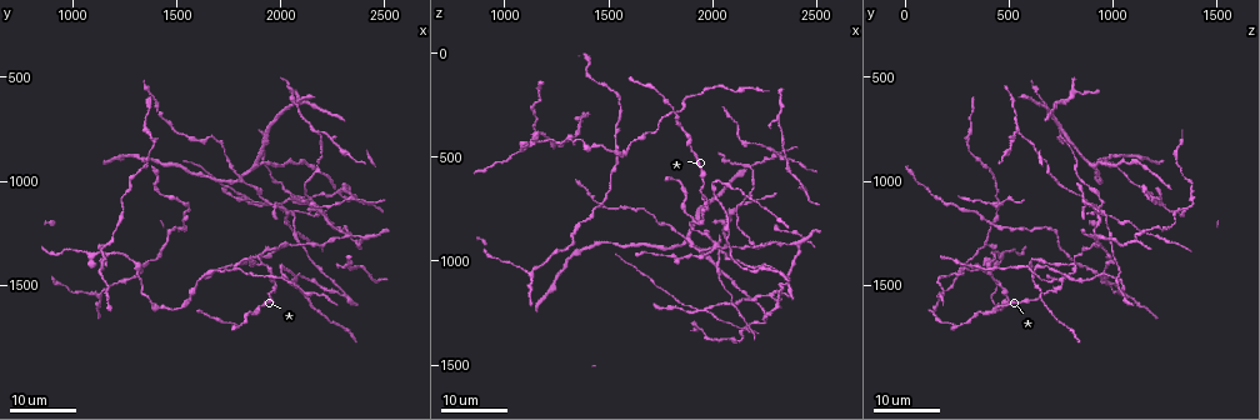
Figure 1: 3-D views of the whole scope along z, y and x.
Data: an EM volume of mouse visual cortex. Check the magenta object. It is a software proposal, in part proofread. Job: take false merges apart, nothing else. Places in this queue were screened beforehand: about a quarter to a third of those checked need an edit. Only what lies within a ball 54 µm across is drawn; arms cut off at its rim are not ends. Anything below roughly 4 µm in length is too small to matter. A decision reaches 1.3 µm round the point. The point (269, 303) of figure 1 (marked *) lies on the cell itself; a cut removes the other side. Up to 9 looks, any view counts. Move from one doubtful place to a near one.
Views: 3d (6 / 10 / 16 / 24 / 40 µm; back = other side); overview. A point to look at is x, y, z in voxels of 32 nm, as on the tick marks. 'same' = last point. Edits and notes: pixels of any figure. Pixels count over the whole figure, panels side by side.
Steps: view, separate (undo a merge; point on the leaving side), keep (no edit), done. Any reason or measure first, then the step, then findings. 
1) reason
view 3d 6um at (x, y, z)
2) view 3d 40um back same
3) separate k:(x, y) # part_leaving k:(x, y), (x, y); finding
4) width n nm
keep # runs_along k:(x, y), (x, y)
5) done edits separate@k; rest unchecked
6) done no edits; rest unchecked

view 3d 24um at (1850, 1450, 270)

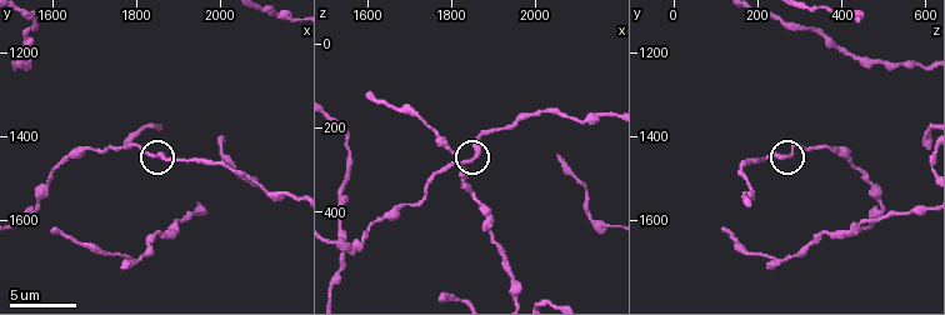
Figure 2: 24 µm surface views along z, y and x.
zoom in
view 3d 10um at (1860, 1445, 265)

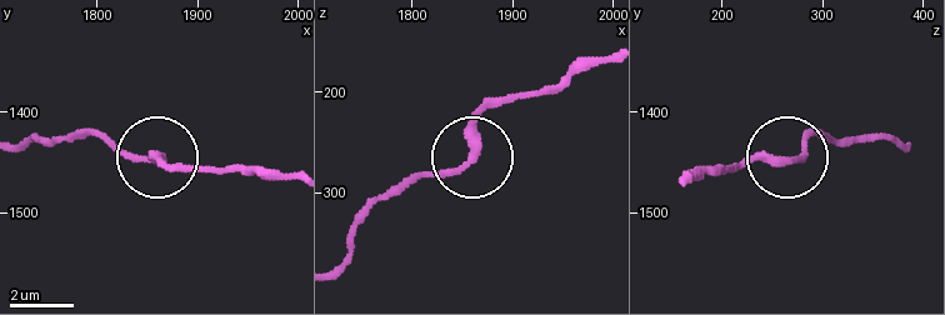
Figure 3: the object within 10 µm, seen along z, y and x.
keep # continuous, no second cell

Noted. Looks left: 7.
small branch off a trunk
view 3d 16um at (1900, 1390, 810)

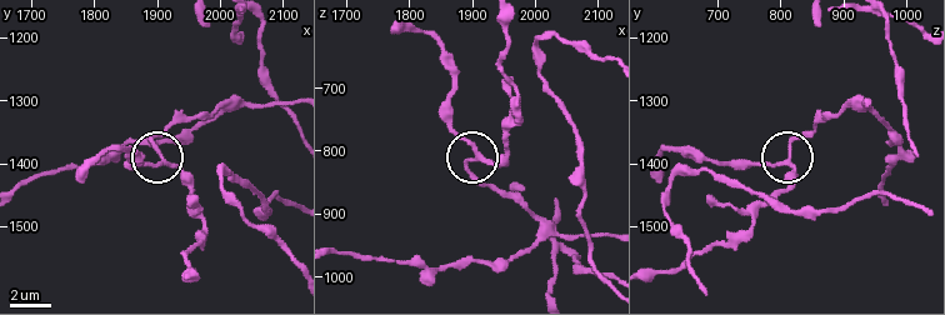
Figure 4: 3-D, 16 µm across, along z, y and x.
closer look
view 3d 10um at (1910, 1400, 805)

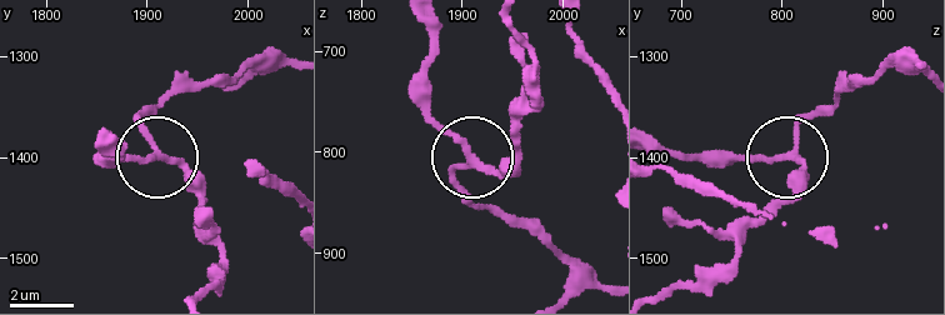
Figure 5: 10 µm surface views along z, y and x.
keep # all the same cell

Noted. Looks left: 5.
three-way junction
view 3d 24um at (2070, 1280, 990)

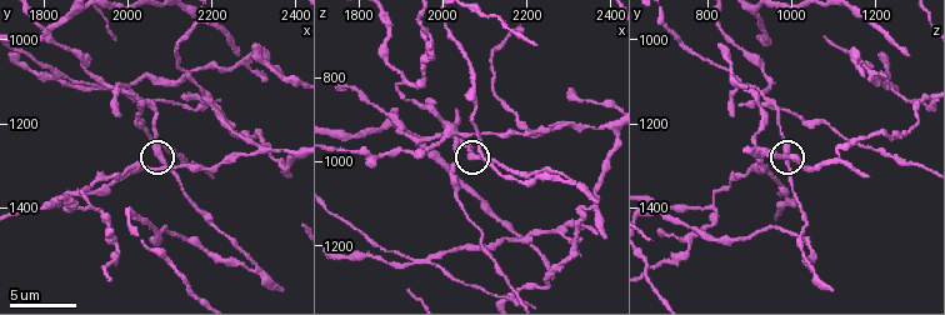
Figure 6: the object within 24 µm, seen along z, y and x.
view 3d 10um at (2085, 1285, 985)

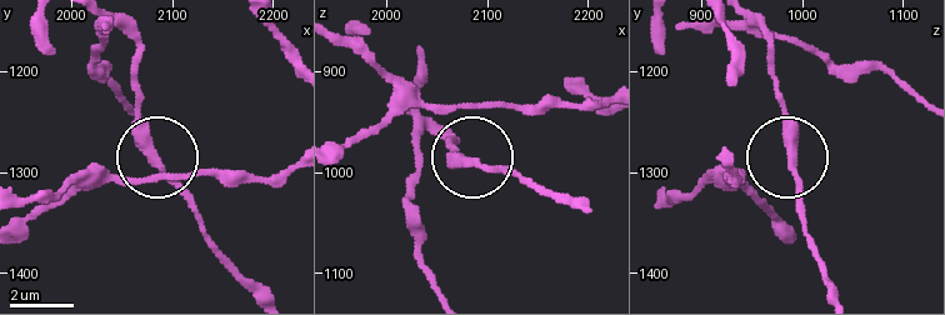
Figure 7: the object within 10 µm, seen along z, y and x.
keep # runs_along 7:(21, 203), (126, 181), (155, 158), (134, 58); one cell here

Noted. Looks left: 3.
three-way junction
view 3d 16um at (2315, 1255, 915)

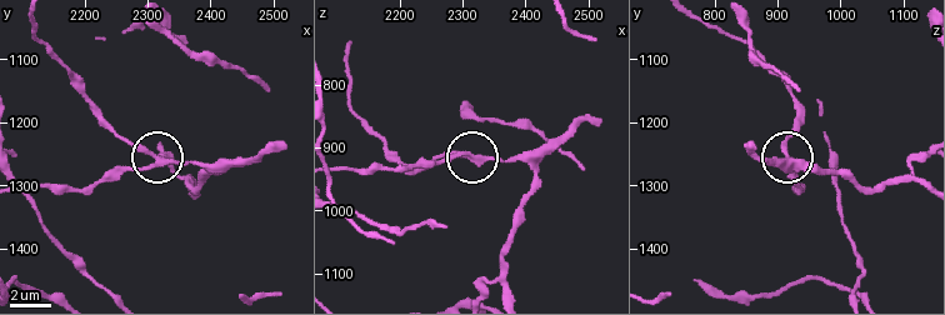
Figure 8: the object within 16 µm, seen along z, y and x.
width 260 nm
keep # one cell here

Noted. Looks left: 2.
four arms meet
view 3d 16um at (2035, 1150, 945)

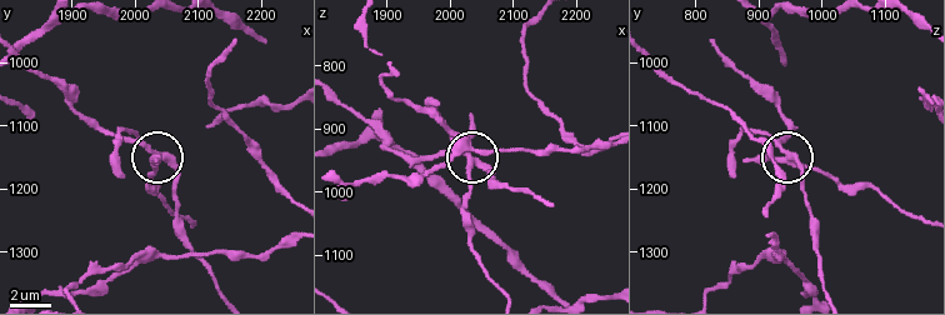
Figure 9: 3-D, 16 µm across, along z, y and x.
side_arm 17 um; arms 4
separate 9:(475, 128) # two cells meet here

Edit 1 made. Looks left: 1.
done edits separate@9; rest unchecked

